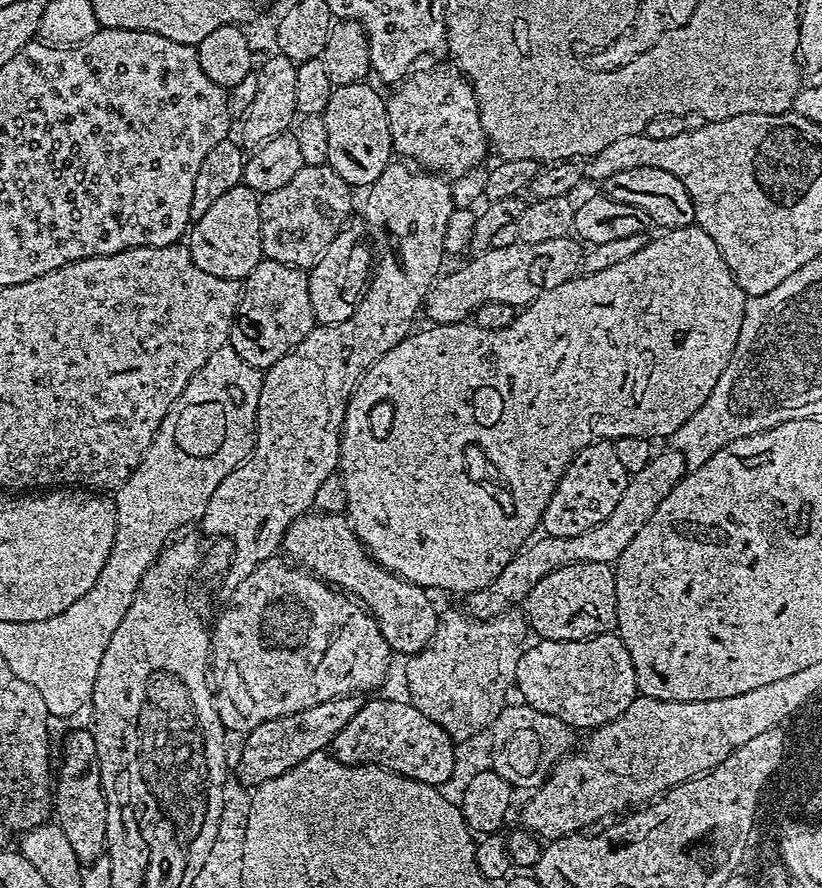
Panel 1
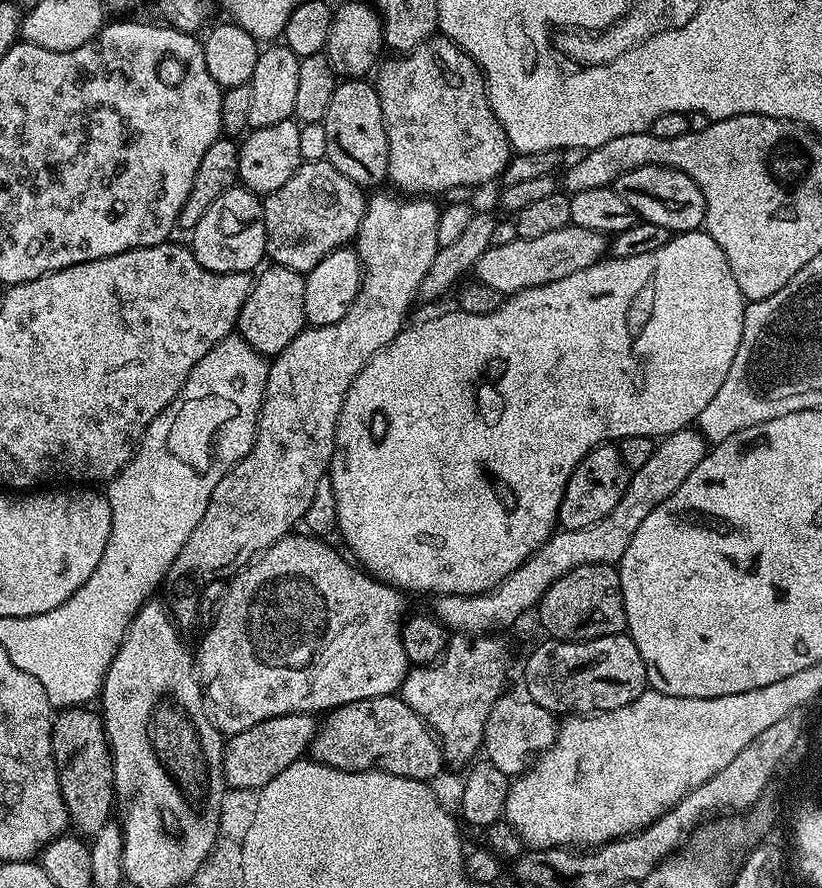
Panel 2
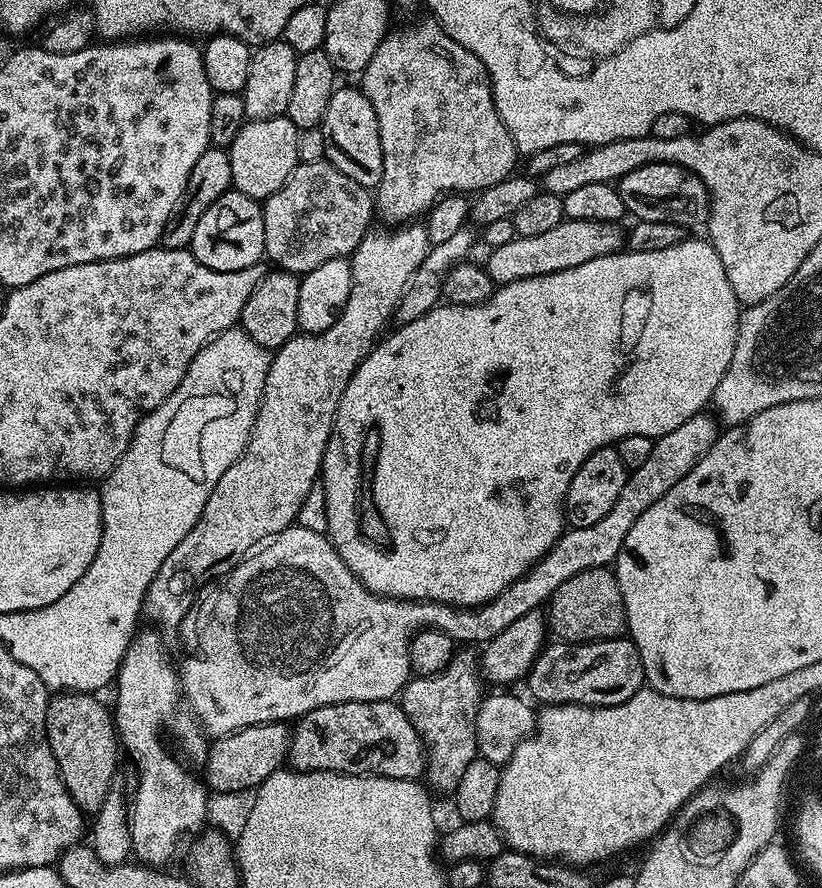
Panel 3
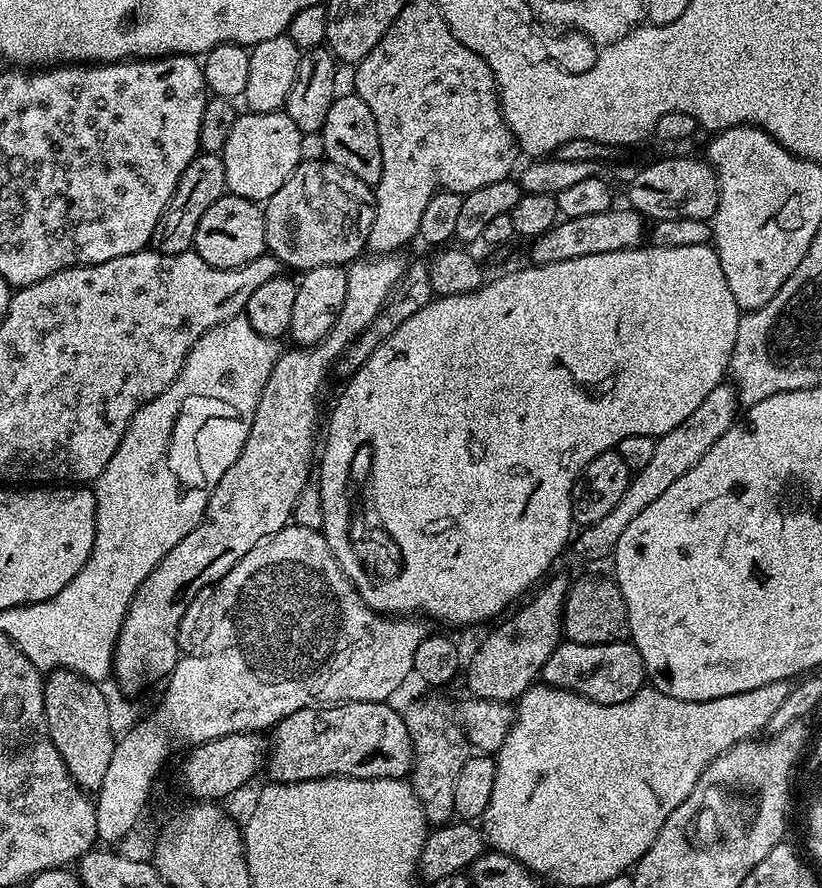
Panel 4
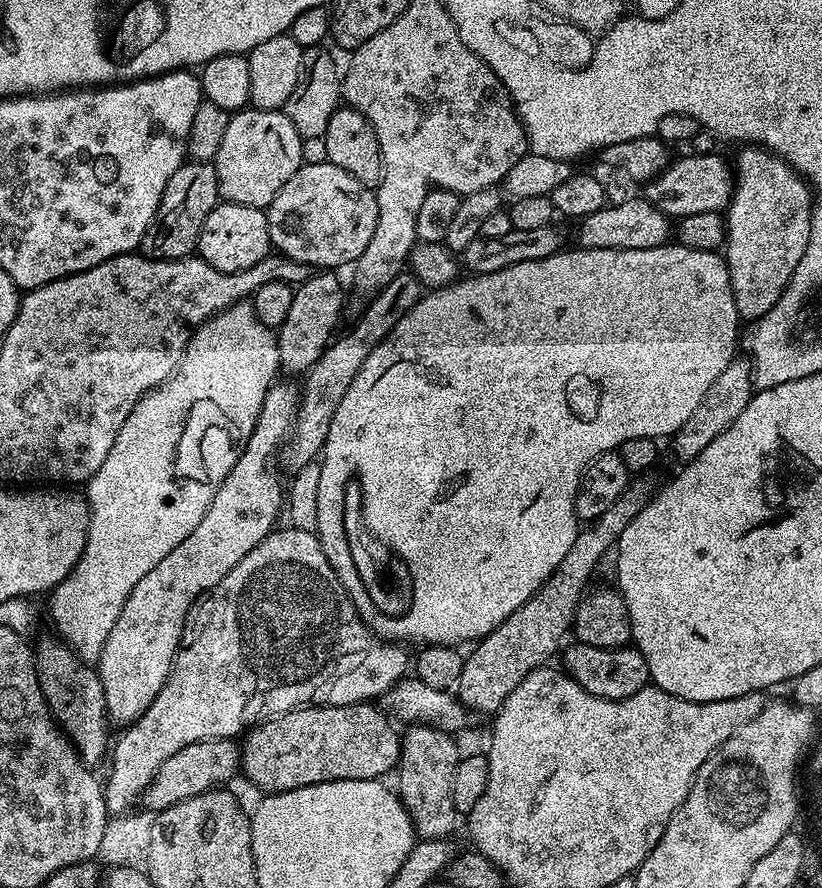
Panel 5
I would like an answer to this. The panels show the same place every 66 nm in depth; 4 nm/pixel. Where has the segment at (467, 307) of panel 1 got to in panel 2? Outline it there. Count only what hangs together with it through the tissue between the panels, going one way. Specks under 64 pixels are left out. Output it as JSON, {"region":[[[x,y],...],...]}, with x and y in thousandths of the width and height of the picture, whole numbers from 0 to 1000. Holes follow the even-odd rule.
{"region":[[[695,251],[690,257],[674,259],[656,268],[629,269],[614,275],[600,275],[582,291],[577,311],[583,319],[606,327],[611,331],[634,329],[650,322],[659,322],[669,318],[679,318],[679,313],[689,313],[689,309],[703,309],[703,304],[713,304],[730,296],[737,284],[737,267],[723,259],[708,259]]]}

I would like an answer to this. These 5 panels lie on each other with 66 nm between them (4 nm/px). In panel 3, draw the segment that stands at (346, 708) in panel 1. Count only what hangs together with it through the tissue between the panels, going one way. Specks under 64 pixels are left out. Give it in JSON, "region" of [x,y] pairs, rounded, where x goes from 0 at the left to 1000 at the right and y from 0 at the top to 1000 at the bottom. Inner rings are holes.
{"region":[[[342,813],[310,815],[266,830],[253,845],[252,886],[263,894],[315,887],[319,881],[324,881],[324,876],[328,876],[328,872],[339,869],[347,864],[350,842],[355,839],[355,828],[352,816]]]}

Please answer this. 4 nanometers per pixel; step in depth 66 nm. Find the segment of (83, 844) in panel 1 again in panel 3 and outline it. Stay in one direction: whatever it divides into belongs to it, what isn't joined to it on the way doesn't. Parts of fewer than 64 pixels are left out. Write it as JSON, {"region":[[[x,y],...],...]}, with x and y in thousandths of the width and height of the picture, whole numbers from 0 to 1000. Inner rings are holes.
{"region":[[[105,779],[68,782],[60,787],[56,804],[56,827],[61,836],[61,845],[71,858],[73,875],[85,899],[103,917],[120,914],[124,903],[129,903],[131,893],[137,886],[136,877],[141,874],[141,847],[144,851],[144,830],[137,803],[133,798],[130,802],[125,791],[117,787],[122,786]]]}

